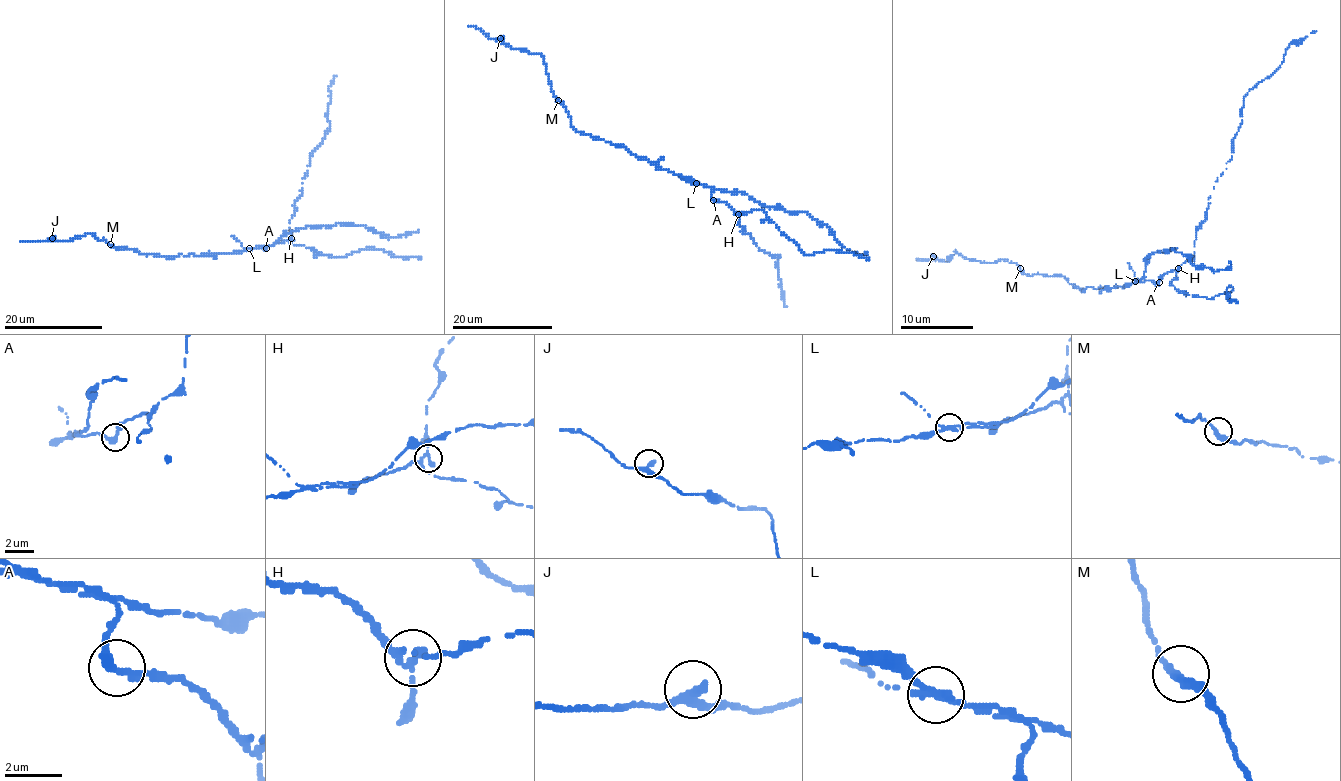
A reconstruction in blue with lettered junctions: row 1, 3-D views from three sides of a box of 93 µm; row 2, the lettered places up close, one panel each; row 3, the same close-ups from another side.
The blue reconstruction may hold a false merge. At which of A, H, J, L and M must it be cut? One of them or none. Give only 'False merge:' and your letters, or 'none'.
False merge: L

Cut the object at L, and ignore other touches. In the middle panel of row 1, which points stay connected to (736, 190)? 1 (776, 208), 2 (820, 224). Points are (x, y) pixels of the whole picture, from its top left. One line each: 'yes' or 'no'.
1: yes
2: yes

